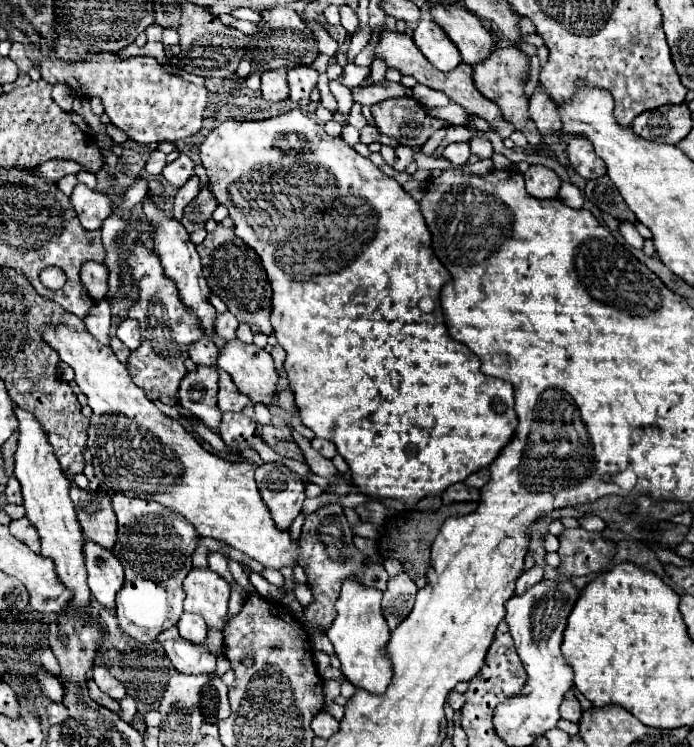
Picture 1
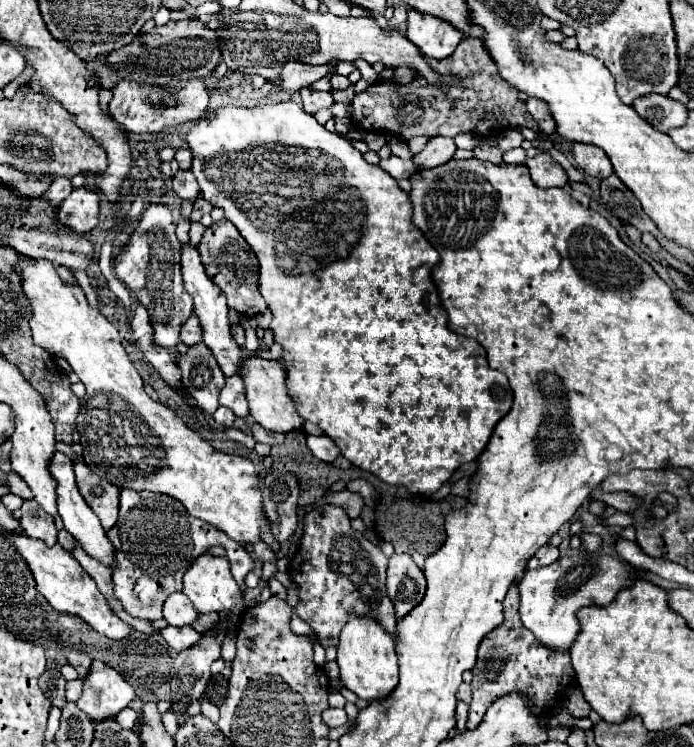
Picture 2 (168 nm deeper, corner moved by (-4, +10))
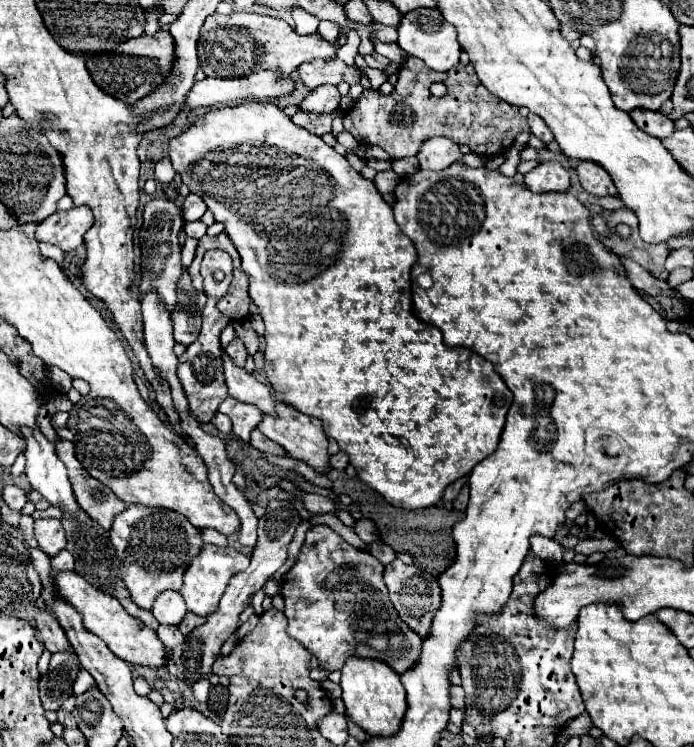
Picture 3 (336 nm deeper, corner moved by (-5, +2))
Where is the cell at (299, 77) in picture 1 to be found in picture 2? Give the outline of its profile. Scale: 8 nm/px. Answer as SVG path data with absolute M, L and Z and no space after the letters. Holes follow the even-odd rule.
M302 88L300 90L300 96L302 96L302 106L308 114L314 114L318 112L320 108L328 108L334 100L330 94L324 94L324 92L318 92L318 90L312 90L312 88Z

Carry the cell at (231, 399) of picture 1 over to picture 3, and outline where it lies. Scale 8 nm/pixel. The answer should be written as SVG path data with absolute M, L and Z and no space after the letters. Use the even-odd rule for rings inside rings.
M231 396L221 402L219 412L227 414L233 420L233 434L245 442L249 442L251 430L255 430L263 420L263 414L259 412L259 408L251 404L243 404Z

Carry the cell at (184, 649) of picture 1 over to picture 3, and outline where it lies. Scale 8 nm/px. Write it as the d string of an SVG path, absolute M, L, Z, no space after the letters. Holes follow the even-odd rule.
M159 626L157 628L157 636L159 636L159 640L167 646L167 648L175 648L177 644L183 644L185 642L185 636L179 632L179 628L175 626L175 628L171 628L171 626Z

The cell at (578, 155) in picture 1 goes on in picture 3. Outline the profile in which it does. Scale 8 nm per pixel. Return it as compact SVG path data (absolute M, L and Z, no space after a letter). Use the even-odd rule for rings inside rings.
M579 162L577 174L579 174L579 182L585 192L589 192L593 196L617 196L617 188L615 188L611 176L607 176L607 172L599 164Z

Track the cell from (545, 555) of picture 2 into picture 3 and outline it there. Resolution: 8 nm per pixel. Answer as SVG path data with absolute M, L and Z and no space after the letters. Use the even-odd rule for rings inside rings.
M531 536L531 550L551 564L559 564L563 560L563 546L555 538L547 540L545 536Z

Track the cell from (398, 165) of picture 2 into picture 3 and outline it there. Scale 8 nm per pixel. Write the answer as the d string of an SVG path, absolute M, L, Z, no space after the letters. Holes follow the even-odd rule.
M387 170L387 172L379 172L373 182L377 184L377 190L381 194L387 194L387 192L393 192L393 188L399 184L399 176L393 170Z

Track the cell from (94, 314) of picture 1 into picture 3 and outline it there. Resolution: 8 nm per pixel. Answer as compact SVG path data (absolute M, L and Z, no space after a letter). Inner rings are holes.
M40 242L39 249L44 257L55 260L59 264L59 266L63 268L64 252L60 248L52 244Z

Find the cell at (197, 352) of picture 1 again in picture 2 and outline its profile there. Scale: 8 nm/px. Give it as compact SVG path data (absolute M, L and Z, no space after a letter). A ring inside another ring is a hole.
M194 314L184 322L180 336L182 336L182 342L188 344L188 346L194 346L194 344L202 342L202 328L200 328L198 318Z

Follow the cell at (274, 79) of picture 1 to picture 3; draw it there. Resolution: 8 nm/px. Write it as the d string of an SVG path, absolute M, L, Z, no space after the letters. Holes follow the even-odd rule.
M315 60L309 64L299 66L299 80L309 88L315 90L323 84L357 84L361 80L361 72L357 72L353 66L337 60Z

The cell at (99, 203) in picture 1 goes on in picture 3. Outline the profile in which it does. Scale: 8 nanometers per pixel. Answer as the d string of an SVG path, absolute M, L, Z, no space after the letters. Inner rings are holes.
M73 208L67 212L55 212L47 220L43 220L37 226L37 240L55 244L63 252L71 252L77 246L83 244L83 234L91 228L93 224L93 214L91 210L83 208Z

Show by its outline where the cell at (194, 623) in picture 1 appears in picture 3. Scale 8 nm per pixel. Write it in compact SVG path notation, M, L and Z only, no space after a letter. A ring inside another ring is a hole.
M167 590L155 598L151 612L159 620L159 624L177 626L183 620L183 616L187 614L187 608L185 608L185 600L179 592Z

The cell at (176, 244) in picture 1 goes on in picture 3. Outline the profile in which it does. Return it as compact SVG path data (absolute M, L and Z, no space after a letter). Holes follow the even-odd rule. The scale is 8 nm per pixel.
M227 354L223 356L223 362L225 362L225 380L229 386L229 396L245 404L255 404L263 414L277 416L275 402L271 398L271 388L259 382L253 374L247 374L243 368L237 368Z

